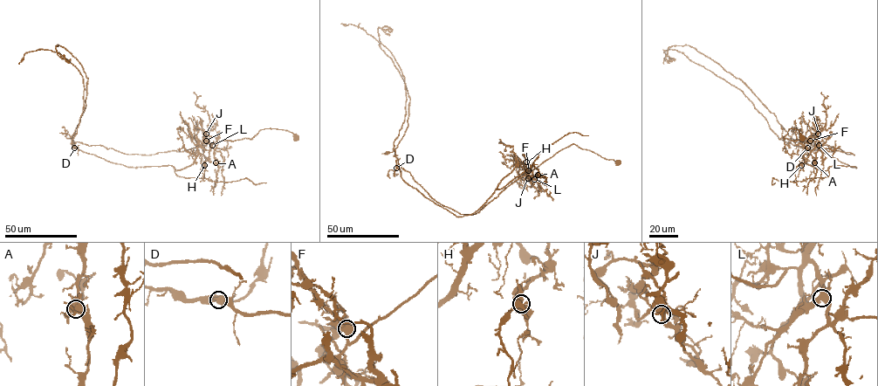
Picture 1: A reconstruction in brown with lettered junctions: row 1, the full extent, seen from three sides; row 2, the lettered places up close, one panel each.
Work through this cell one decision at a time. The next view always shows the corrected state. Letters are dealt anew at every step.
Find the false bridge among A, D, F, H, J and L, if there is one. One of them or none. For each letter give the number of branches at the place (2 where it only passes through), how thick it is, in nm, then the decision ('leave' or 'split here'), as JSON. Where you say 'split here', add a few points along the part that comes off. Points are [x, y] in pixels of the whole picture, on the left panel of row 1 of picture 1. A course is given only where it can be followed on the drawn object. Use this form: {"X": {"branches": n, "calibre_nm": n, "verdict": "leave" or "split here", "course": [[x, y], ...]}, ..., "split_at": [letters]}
{"A": {"branches": 4, "calibre_nm": 550, "verdict": "leave"}, "D": {"branches": 4, "calibre_nm": 550, "verdict": "leave"}, "F": {"branches": 5, "calibre_nm": 650, "verdict": "split here", "course": [[206, 140], [176, 170], [86, 153], [72, 140], [79, 72], [50, 50], [18, 64]]}, "H": {"branches": 4, "calibre_nm": 500, "verdict": "leave"}, "J": {"branches": 4, "calibre_nm": 440, "verdict": "leave"}, "L": {"branches": 5, "calibre_nm": 480, "verdict": "leave"}, "split_at": ["F"]}

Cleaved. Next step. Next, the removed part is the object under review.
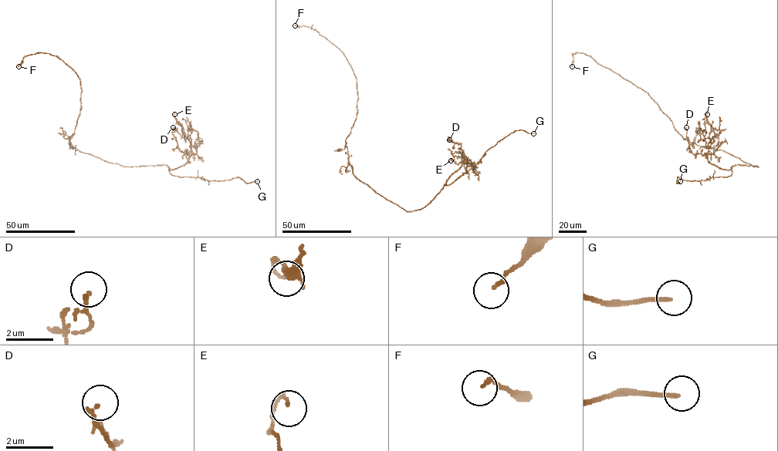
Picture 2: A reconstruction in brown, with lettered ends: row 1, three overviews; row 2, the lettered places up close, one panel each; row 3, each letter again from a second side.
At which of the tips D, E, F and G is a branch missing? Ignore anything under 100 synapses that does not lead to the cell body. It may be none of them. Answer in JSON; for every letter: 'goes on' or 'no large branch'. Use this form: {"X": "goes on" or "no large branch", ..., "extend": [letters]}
{"D": "no large branch", "E": "no large branch", "F": "no large branch", "G": "goes on", "extend": ["G"]}

